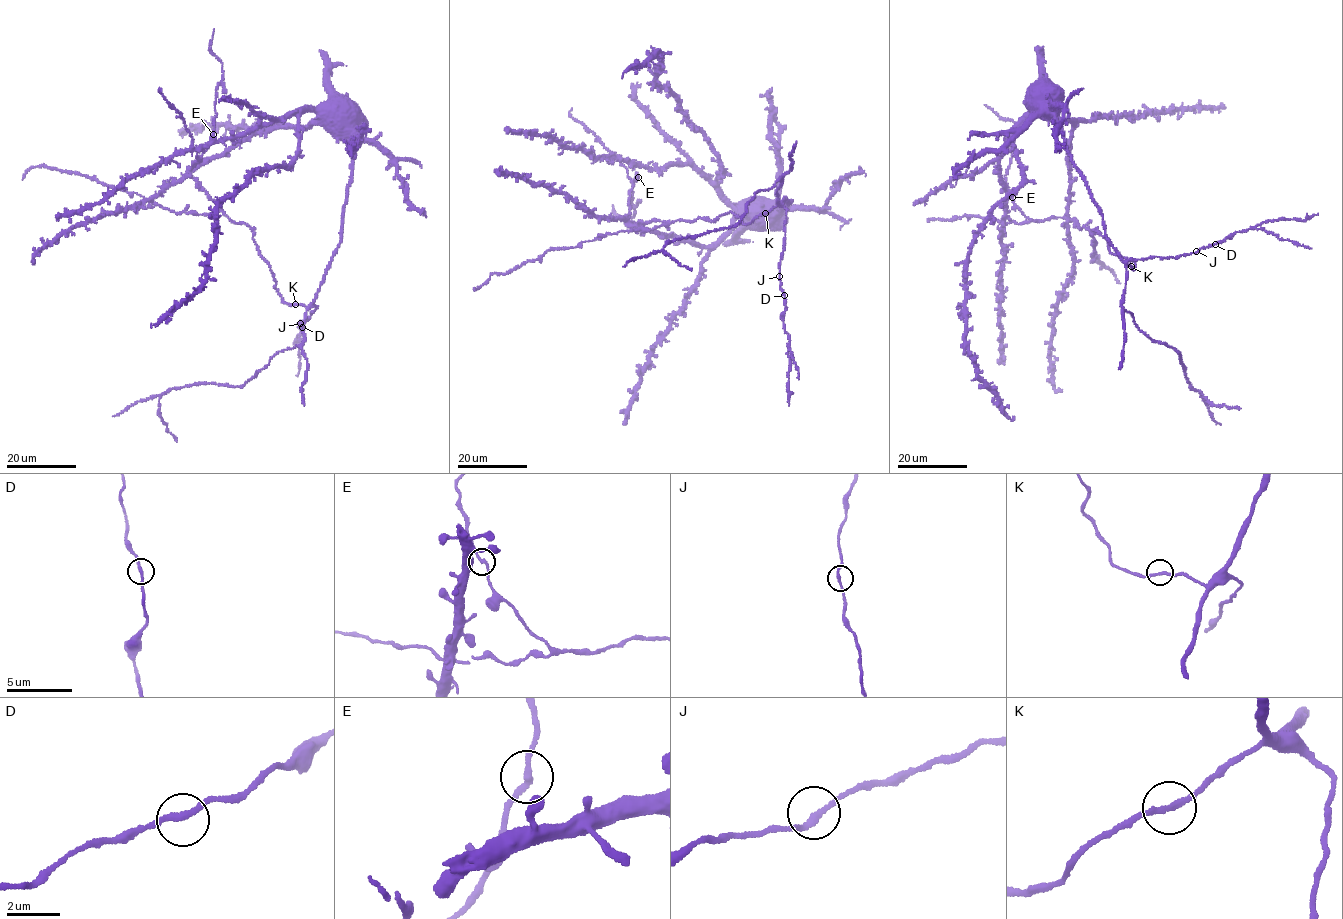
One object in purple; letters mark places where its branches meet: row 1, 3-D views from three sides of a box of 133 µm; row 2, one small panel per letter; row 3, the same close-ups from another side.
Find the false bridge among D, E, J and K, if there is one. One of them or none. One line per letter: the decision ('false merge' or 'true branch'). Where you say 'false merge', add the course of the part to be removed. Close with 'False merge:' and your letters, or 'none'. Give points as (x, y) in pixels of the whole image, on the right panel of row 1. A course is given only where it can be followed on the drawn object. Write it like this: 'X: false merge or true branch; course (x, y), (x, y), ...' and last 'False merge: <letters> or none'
D: true branch
E: true branch
J: true branch
K: true branch
False merge: none

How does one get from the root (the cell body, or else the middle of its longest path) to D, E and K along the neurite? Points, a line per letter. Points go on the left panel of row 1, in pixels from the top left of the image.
D: (348, 139), (353, 144), (351, 180), (341, 243), (313, 302), (316, 308), (299, 324), (302, 327)
E: (348, 139), (336, 137), (316, 123), (307, 128), (269, 127), (253, 132), (190, 171), (213, 134)
K: (348, 139), (353, 144), (351, 180), (344, 207), (341, 243), (330, 260), (316, 298), (307, 307), (295, 304)

